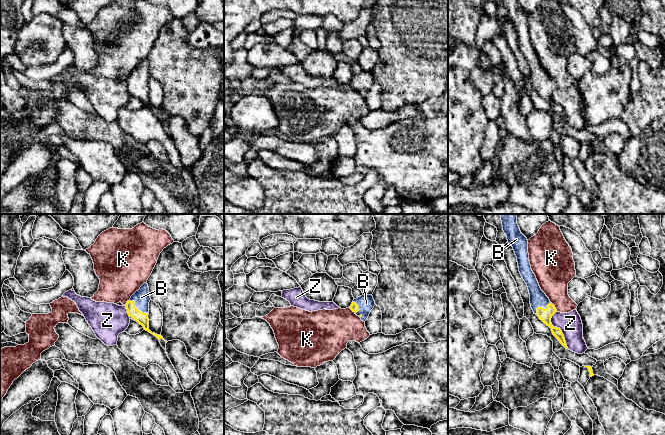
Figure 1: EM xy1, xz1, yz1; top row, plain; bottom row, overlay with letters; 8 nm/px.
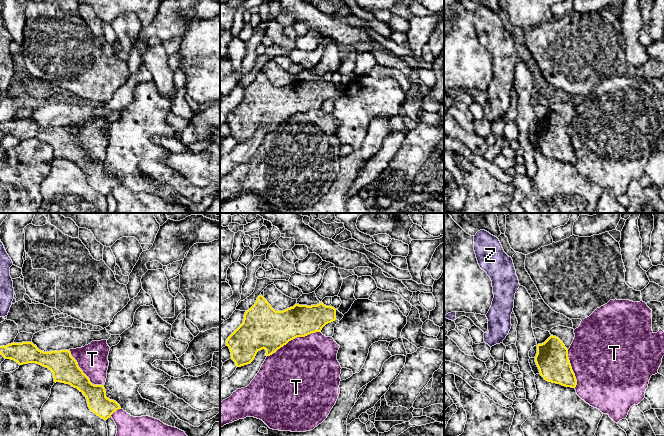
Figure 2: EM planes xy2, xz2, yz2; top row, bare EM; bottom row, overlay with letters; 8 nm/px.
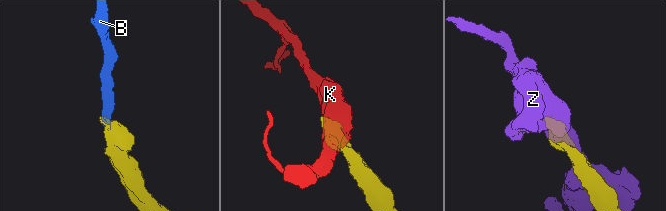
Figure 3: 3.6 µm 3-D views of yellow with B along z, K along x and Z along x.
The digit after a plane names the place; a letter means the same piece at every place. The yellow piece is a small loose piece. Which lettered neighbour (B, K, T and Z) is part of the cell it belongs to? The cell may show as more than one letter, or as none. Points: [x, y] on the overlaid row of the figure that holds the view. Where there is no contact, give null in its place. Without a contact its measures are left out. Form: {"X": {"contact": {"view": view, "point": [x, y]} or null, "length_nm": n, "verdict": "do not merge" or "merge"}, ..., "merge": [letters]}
{"B": {"contact": {"view": "xy1", "point": [136, 308]}, "length_nm": 200, "verdict": "merge"}, "K": {"contact": {"view": "yz1", "point": [554, 307]}, "length_nm": 80, "verdict": "do not merge"}, "T": {"contact": {"view": "xz2", "point": [293, 338]}, "length_nm": 480, "verdict": "do not merge"}, "Z": {"contact": {"view": "yz1", "point": [559, 328]}, "length_nm": 320, "verdict": "do not merge"}, "merge": ["B"]}

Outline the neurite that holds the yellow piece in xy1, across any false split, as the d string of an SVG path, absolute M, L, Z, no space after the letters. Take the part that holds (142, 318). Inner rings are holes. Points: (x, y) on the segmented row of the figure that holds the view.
M144 283L140 289L138 291L136 291L130 298L129 301L127 301L126 303L126 309L127 309L127 313L130 317L130 319L134 320L134 321L137 321L140 325L143 326L144 330L148 331L149 333L153 334L154 336L156 336L159 340L160 339L163 339L163 337L160 335L157 335L155 333L152 333L150 330L149 330L149 318L148 318L148 315L149 315L149 302L150 302L151 298L150 298L150 295L149 295L149 287L148 287L148 284L147 283Z

